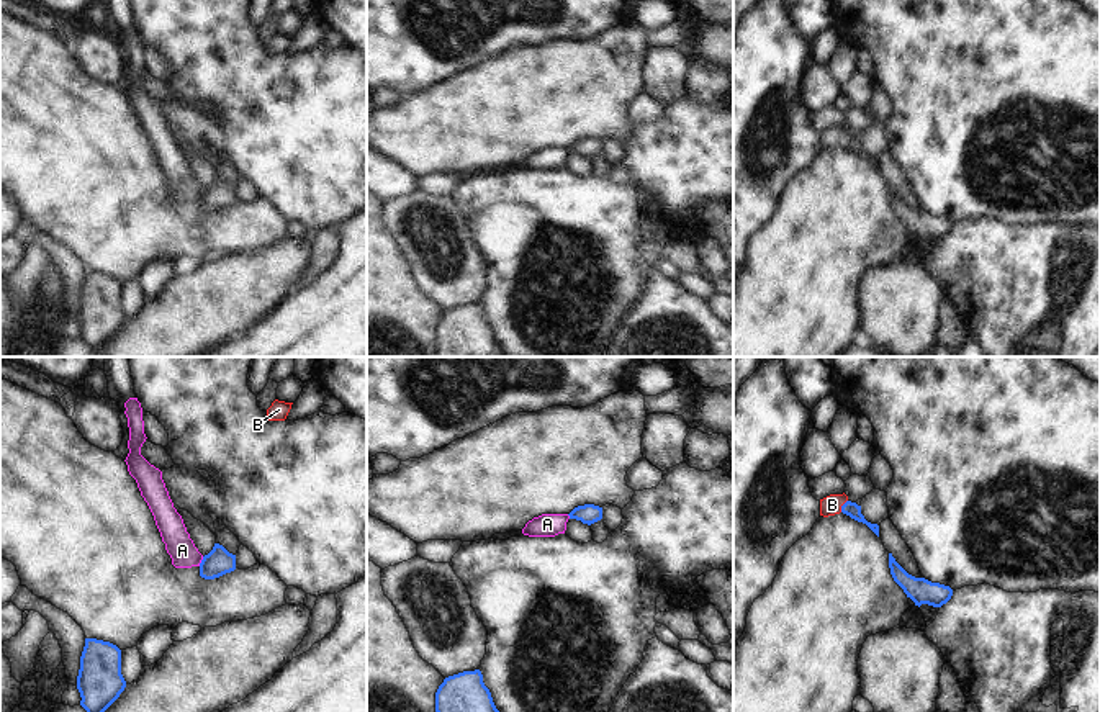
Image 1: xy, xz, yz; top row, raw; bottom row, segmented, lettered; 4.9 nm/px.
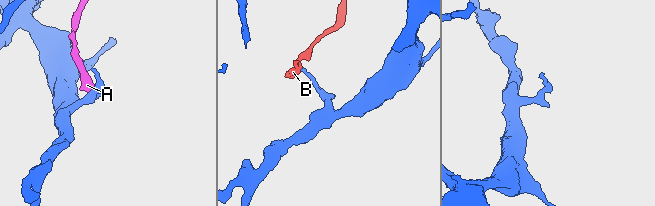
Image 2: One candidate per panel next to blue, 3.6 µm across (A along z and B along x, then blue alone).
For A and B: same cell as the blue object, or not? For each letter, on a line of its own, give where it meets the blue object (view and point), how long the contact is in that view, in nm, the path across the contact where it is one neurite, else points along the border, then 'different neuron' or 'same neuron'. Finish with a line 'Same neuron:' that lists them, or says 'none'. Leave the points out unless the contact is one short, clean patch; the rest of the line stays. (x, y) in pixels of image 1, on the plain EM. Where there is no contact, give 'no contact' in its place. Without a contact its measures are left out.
A: contact xy (202, 195); length 50 nm; border xy (203, 190), (198, 198); different neuron
B: contact yz (842, 139); length 70 nm; way yz (852, 143), (842, 139), (832, 138); same neuron
Same neuron: B

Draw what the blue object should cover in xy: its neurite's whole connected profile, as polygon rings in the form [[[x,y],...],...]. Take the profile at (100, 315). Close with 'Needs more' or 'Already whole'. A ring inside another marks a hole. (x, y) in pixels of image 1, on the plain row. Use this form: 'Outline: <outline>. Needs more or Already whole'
Outline: [[[85,272],[77,309],[80,339],[98,354],[101,347],[124,324],[126,314],[121,308],[121,283],[103,273]]]. Already whole.

